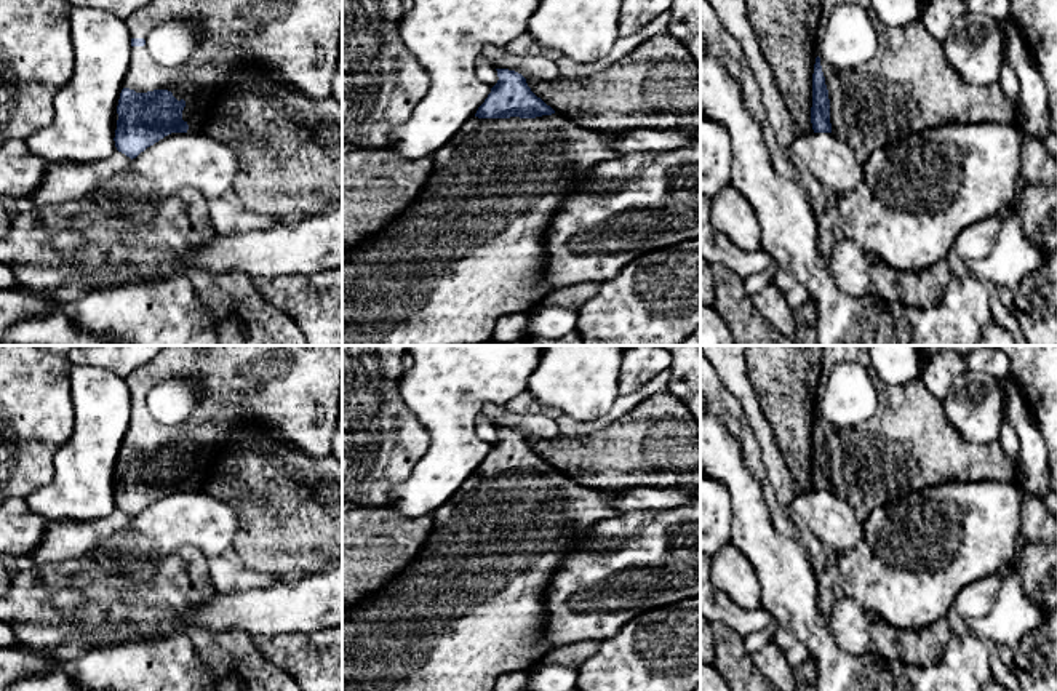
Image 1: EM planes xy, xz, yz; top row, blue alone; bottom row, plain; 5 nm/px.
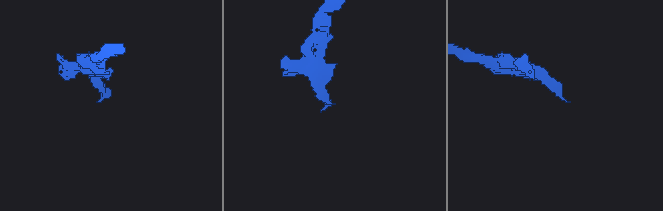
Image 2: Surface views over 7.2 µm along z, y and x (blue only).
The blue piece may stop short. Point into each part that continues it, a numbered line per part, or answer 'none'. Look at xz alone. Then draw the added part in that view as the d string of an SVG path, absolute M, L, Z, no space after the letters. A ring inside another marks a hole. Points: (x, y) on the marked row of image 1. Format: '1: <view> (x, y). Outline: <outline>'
1: xz (469, 250). Outline: M561 114L536 118L472 117L459 133L432 155L432 173L416 200L384 229L342 251L342 346L478 346L493 338L496 322L507 314L531 312L548 291L544 275L544 237L561 202L576 190L579 181L595 165L619 155L616 131L580 128Z

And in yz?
1: yz (909, 87). Outline: M921 21L902 27L878 29L875 56L854 69L822 69L830 99L832 133L844 141L860 163L880 147L905 136L950 123L1019 122L1017 107L1006 98L999 83L964 82L948 64L942 42L934 38Z

